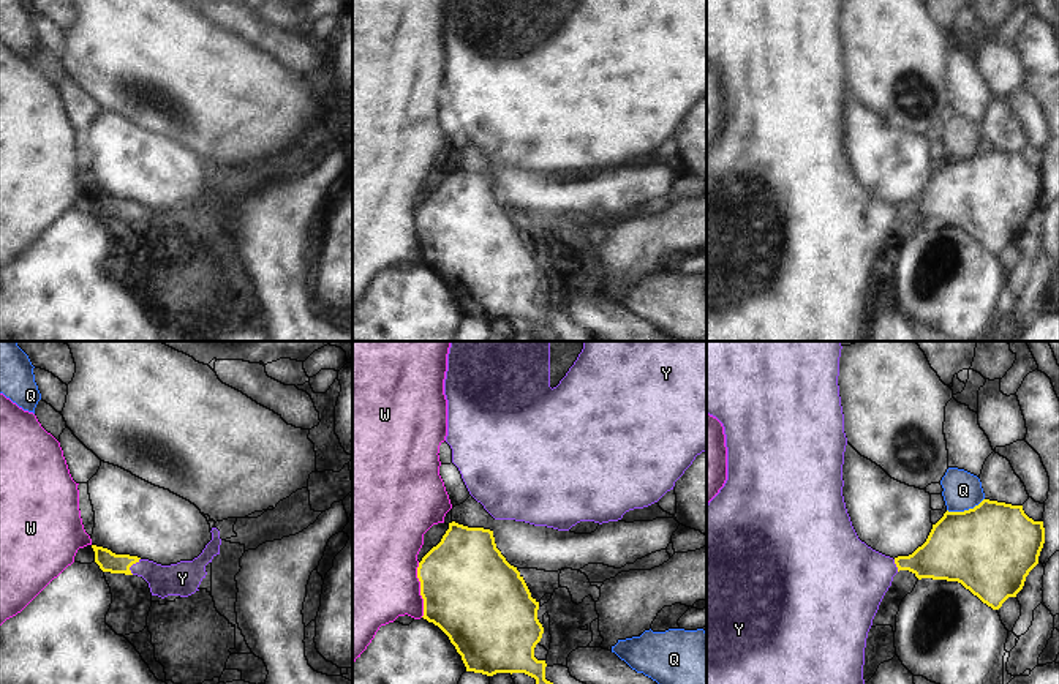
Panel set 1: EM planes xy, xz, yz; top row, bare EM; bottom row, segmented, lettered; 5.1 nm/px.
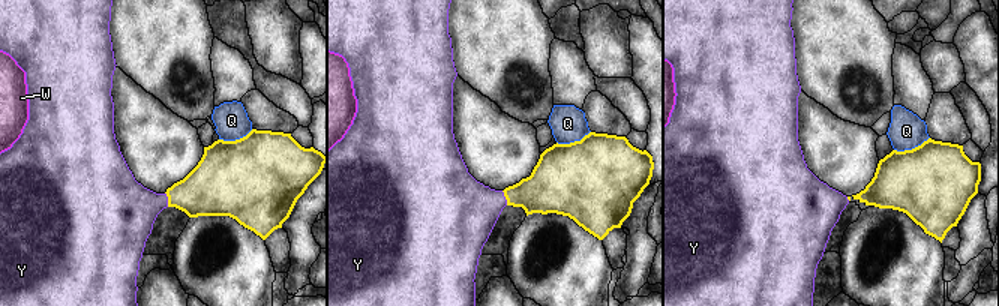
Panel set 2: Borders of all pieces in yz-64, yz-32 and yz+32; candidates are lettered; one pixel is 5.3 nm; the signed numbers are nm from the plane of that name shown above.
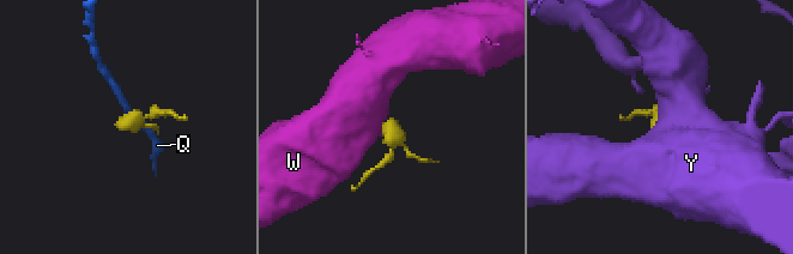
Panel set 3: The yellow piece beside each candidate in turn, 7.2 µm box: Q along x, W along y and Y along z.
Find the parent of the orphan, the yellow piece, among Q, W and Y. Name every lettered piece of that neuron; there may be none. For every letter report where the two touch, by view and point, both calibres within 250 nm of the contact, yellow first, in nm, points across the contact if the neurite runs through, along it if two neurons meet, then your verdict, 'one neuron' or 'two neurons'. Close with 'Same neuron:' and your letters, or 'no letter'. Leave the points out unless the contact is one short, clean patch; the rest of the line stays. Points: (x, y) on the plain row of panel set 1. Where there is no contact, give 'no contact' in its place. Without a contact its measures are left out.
Q: meets yellow in yz at (964, 157); 460 nm thick on the yellow side, 190 nm on the other; two neurons
W: meets yellow in xz at (421, 236); 480 nm thick on the yellow side, 440 nm on the other; border along xz (418, 209), (422, 263); two neurons
Y: meets yellow in xy at (131, 210); 110 nm thick on the yellow side, 160 nm on the other; runs through xy (108, 207), (131, 210), (160, 225), (177, 225); one neuron
Same neuron: Y

